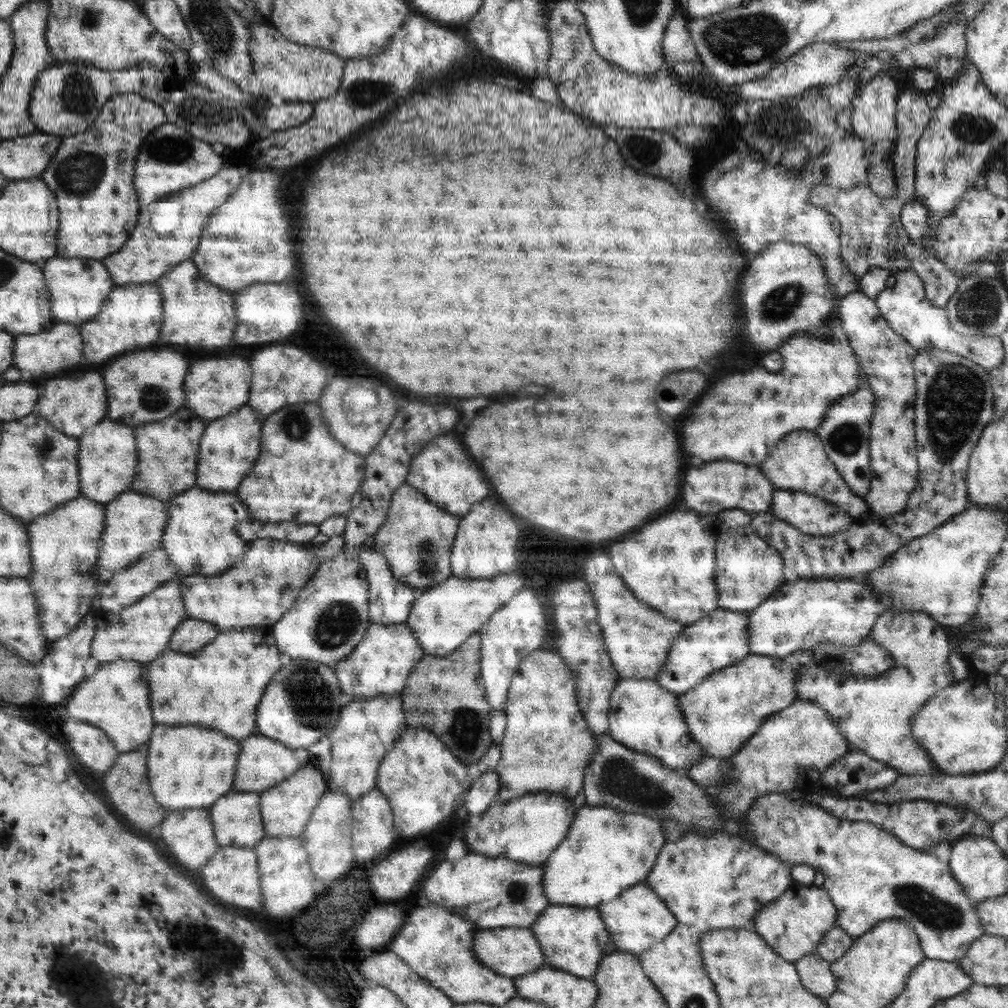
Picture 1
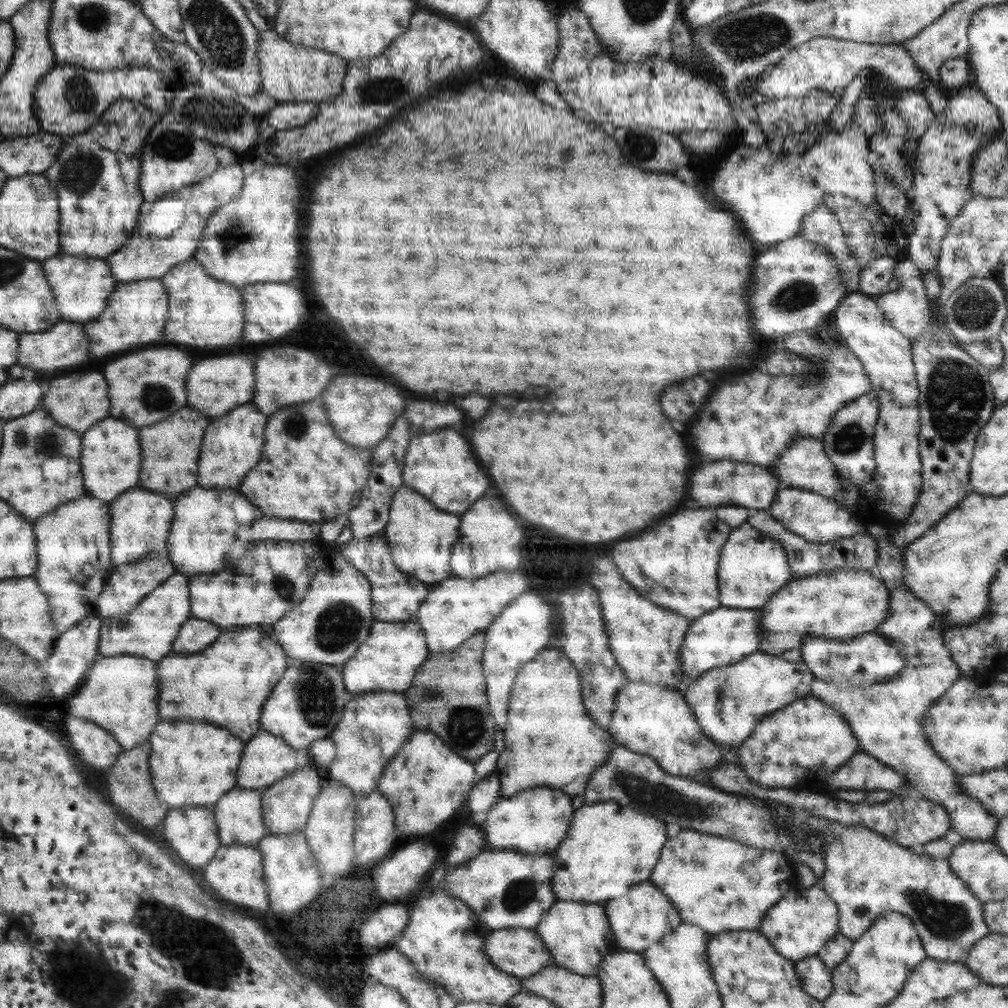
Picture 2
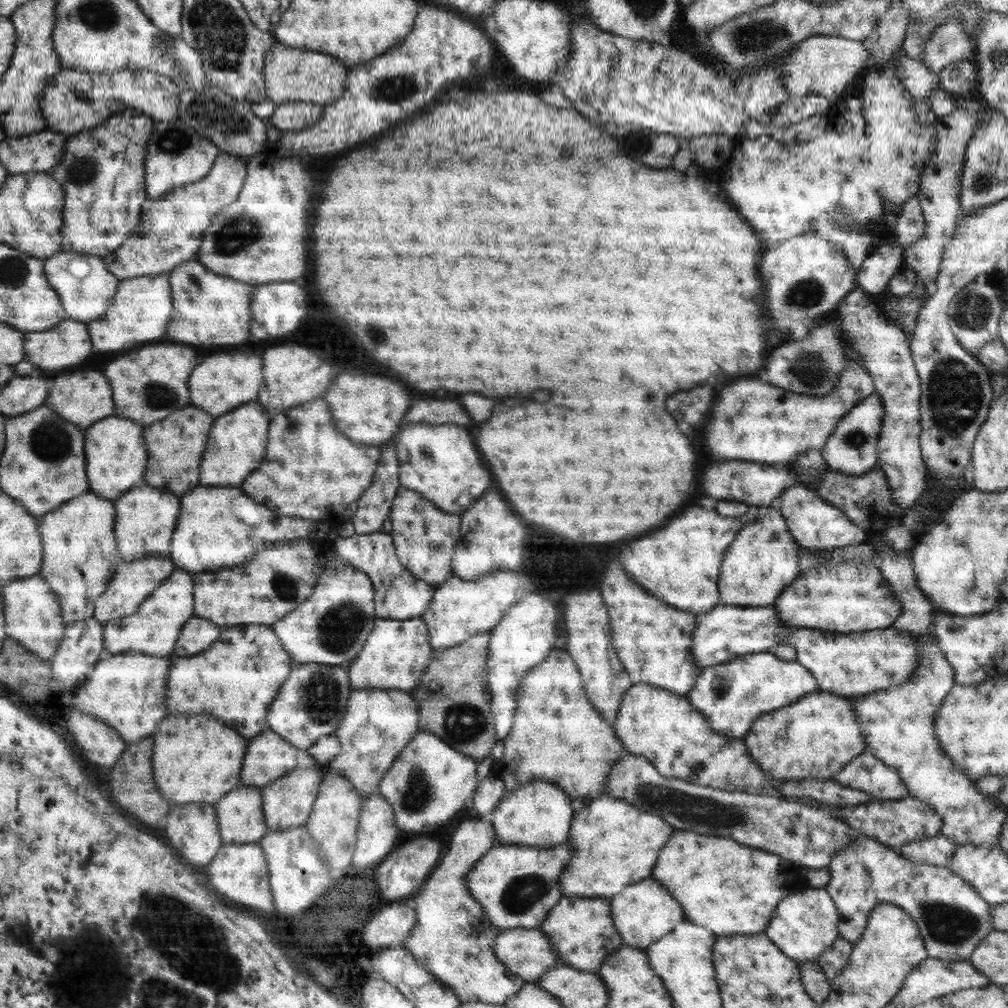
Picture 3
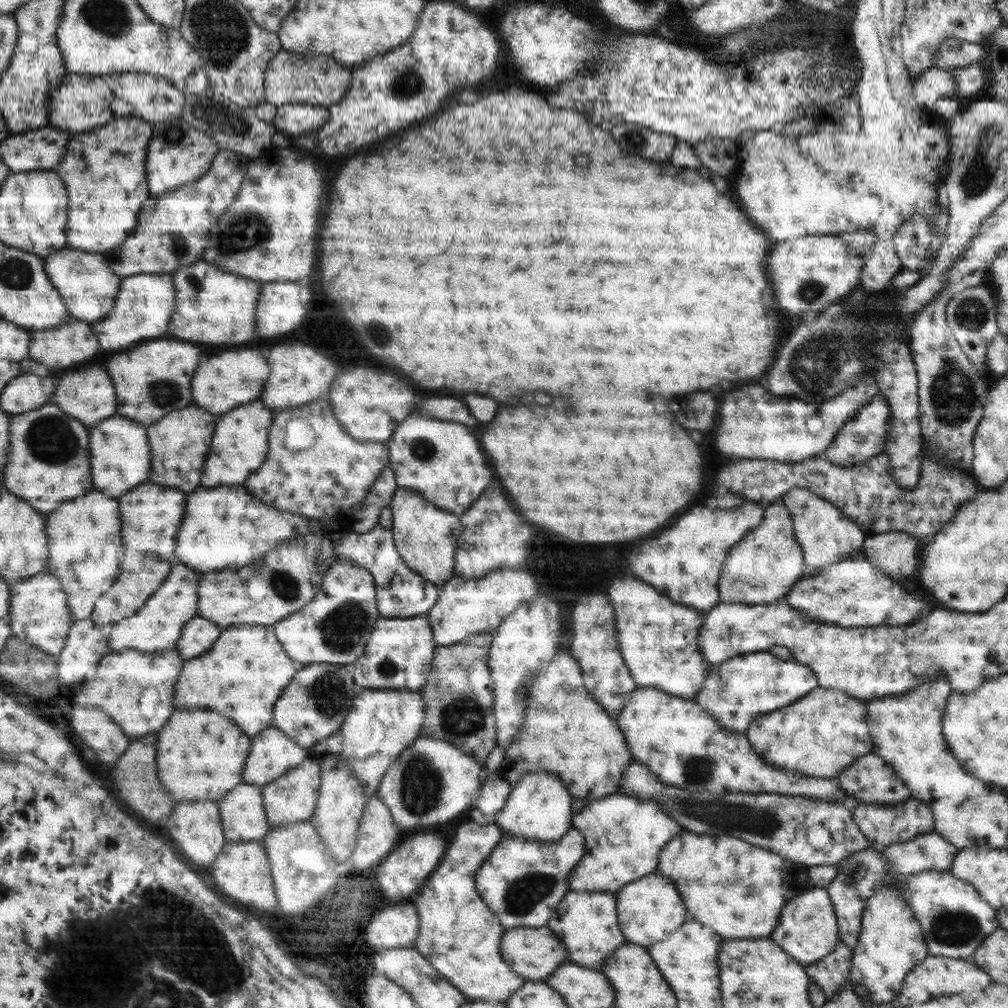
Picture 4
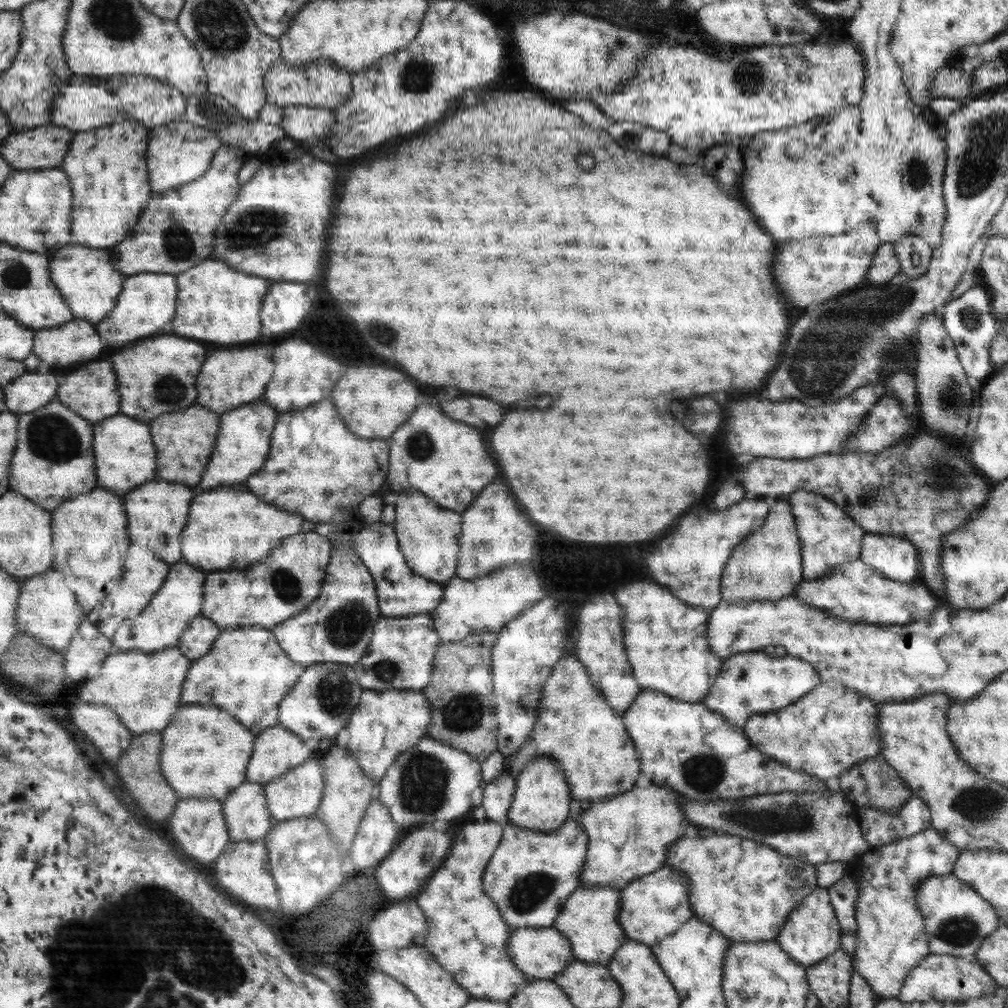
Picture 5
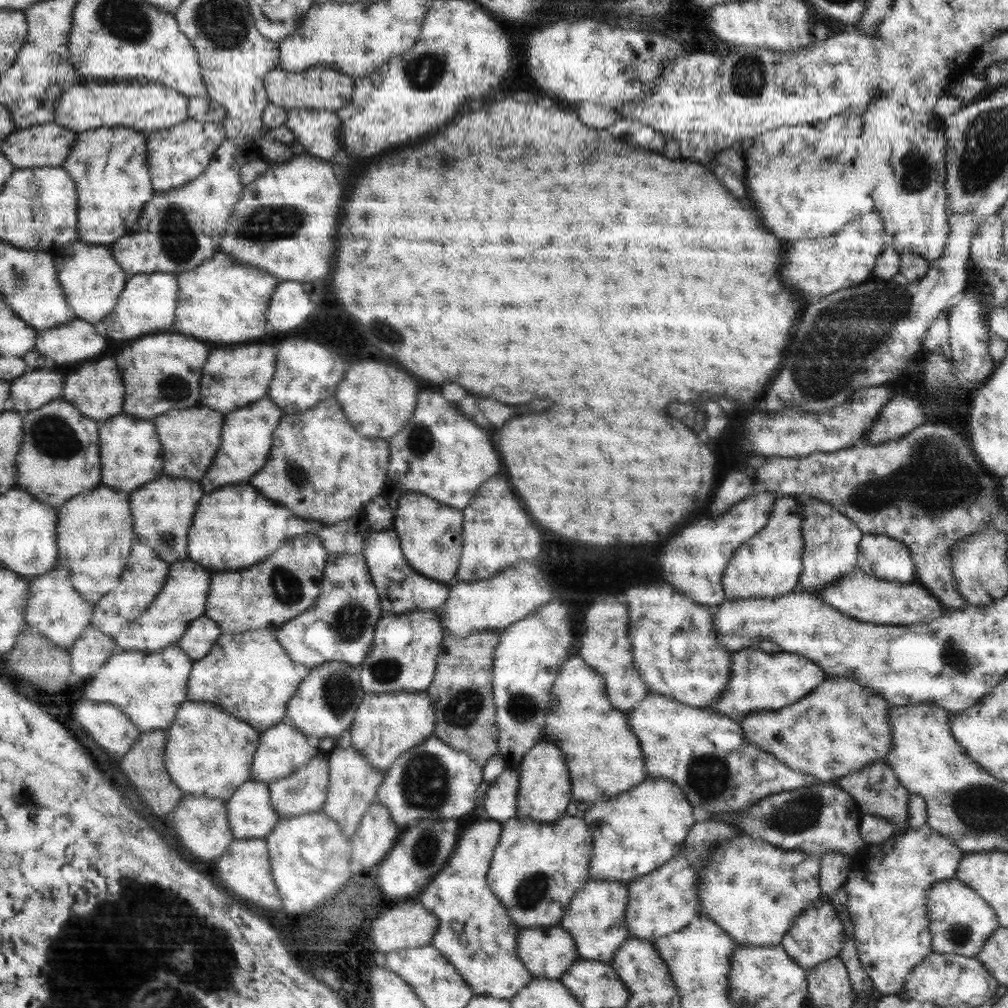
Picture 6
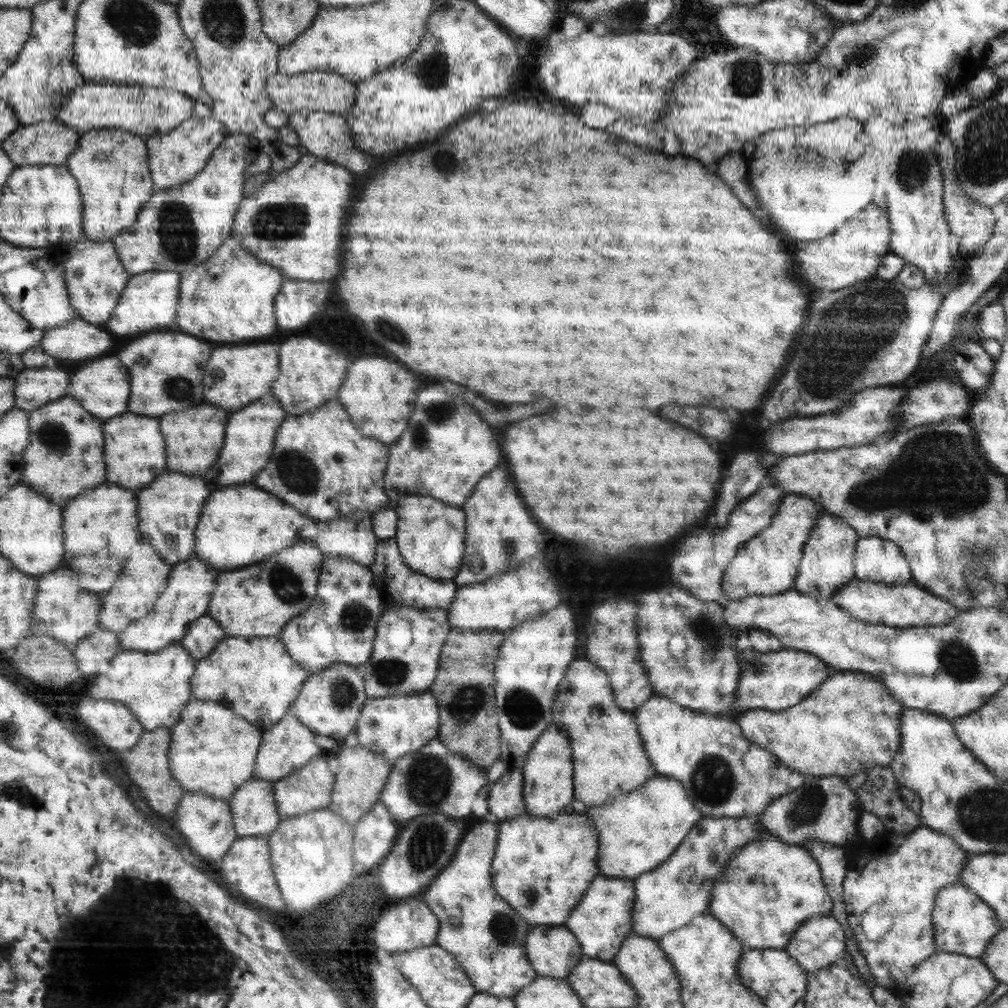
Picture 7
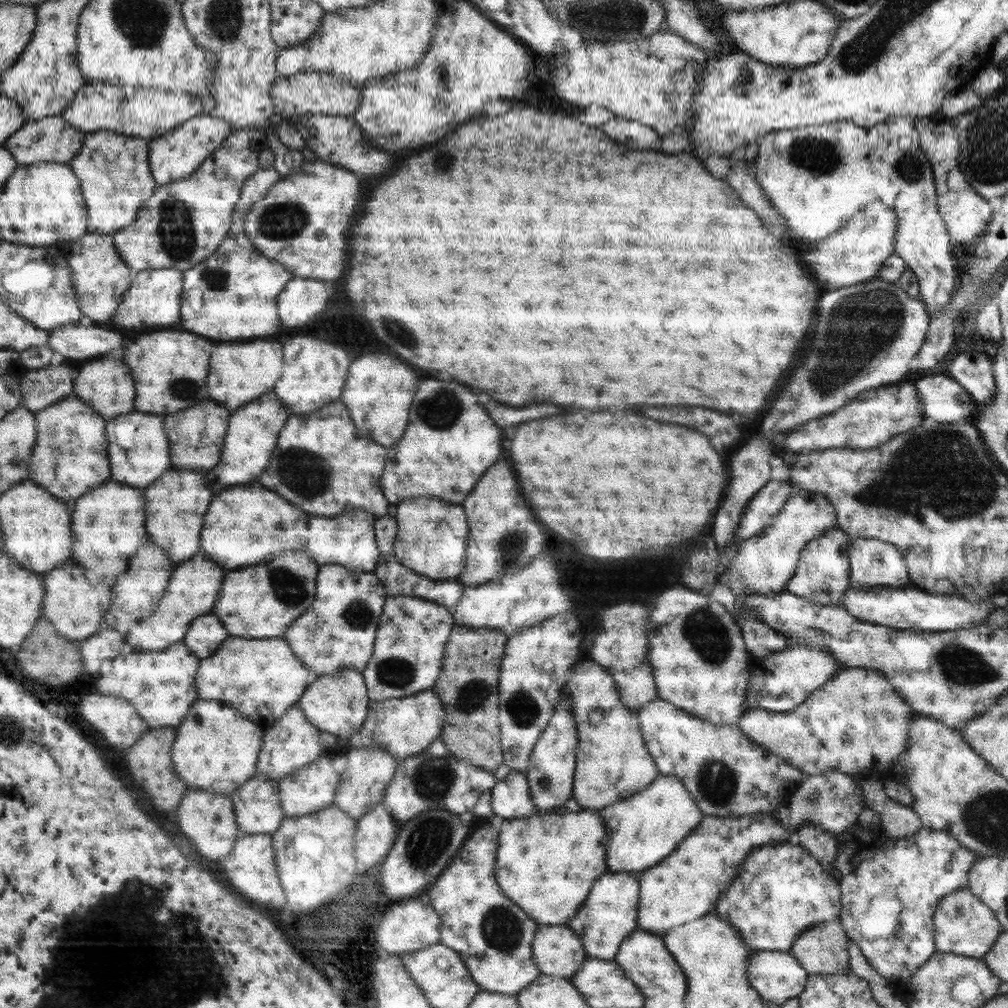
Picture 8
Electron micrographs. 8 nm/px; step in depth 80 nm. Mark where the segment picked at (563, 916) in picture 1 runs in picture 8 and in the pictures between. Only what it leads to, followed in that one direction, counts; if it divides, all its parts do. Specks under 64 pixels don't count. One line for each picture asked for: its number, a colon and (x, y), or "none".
2: (577, 935)
3: (581, 930)
4: (586, 924)
5: (588, 918)
6: (594, 917)
7: (601, 919)
8: (609, 913)

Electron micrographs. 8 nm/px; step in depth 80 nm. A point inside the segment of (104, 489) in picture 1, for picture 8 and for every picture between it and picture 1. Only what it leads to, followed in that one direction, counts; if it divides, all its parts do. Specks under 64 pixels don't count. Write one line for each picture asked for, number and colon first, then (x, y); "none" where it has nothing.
2: (110, 456)
3: (115, 458)
4: (119, 456)
5: (124, 457)
6: (130, 453)
7: (134, 452)
8: (137, 449)

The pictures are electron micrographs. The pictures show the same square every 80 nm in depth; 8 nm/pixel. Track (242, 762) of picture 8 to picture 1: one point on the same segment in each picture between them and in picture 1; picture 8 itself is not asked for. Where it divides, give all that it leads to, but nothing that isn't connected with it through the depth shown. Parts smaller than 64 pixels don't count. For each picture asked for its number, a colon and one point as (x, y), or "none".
1: (188, 767)
2: (200, 760)
3: (201, 758)
4: (200, 755)
5: (204, 753)
6: (208, 752)
7: (212, 750)

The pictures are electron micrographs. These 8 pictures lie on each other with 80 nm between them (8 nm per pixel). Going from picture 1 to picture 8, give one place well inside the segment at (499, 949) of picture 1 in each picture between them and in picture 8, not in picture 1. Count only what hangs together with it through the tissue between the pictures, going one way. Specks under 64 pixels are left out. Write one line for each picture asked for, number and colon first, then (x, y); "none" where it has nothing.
2: (520, 952)
3: (527, 953)
4: (533, 953)
5: (540, 952)
6: (545, 951)
7: (552, 951)
8: (557, 951)

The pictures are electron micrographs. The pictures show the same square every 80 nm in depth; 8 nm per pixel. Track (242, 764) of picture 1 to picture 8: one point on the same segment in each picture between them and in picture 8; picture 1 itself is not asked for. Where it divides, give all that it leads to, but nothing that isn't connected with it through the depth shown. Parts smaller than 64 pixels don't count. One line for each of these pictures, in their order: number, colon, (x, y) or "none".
2: (265, 758)
3: (268, 756)
4: (271, 753)
5: (275, 751)
6: (282, 748)
7: (286, 745)
8: (291, 742)

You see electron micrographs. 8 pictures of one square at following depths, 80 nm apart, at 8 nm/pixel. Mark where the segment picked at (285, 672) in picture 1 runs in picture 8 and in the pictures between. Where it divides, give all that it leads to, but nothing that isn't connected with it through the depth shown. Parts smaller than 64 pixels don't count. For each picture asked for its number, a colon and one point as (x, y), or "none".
2: (304, 705)
3: (310, 702)
4: (312, 706)
5: (318, 705)
6: (323, 705)
7: (328, 703)
8: (337, 703)

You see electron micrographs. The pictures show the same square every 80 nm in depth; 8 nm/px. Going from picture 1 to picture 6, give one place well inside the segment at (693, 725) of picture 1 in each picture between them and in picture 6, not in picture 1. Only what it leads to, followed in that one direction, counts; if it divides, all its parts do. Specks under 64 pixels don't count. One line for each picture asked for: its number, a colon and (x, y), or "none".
2: (726, 701)
3: (729, 696)
4: (735, 691)
5: (750, 682)
6: (758, 681)

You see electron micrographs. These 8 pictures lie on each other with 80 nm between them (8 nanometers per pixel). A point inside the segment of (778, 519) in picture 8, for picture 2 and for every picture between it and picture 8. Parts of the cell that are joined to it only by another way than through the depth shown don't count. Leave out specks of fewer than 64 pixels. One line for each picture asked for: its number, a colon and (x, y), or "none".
2: (752, 566)
3: (762, 559)
4: (759, 569)
5: (765, 566)
6: (767, 565)
7: (765, 565)

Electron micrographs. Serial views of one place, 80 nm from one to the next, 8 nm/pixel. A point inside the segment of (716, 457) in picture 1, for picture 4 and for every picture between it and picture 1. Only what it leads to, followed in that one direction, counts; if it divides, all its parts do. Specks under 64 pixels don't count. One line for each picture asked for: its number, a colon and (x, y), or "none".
2: (753, 418)
3: (776, 425)
4: (750, 424)

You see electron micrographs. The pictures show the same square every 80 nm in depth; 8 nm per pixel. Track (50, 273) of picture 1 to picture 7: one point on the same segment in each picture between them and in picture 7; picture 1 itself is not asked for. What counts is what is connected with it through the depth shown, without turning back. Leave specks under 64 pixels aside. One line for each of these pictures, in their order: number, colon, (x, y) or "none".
2: (82, 297)
3: (85, 299)
4: (88, 294)
5: (89, 283)
6: (91, 279)
7: (93, 275)

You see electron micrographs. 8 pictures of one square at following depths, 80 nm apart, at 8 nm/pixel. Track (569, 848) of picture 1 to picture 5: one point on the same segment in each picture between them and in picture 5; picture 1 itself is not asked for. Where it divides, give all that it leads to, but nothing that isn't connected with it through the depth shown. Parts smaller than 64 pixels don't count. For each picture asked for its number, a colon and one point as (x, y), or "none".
2: (607, 848)
3: (614, 844)
4: (622, 835)
5: (628, 833)

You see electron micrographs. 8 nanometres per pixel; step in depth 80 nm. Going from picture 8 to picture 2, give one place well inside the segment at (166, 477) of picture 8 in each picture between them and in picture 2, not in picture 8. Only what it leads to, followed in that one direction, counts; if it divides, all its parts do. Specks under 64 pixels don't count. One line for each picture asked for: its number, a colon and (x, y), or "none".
2: (139, 520)
3: (144, 517)
4: (150, 514)
5: (156, 512)
6: (161, 511)
7: (167, 510)

